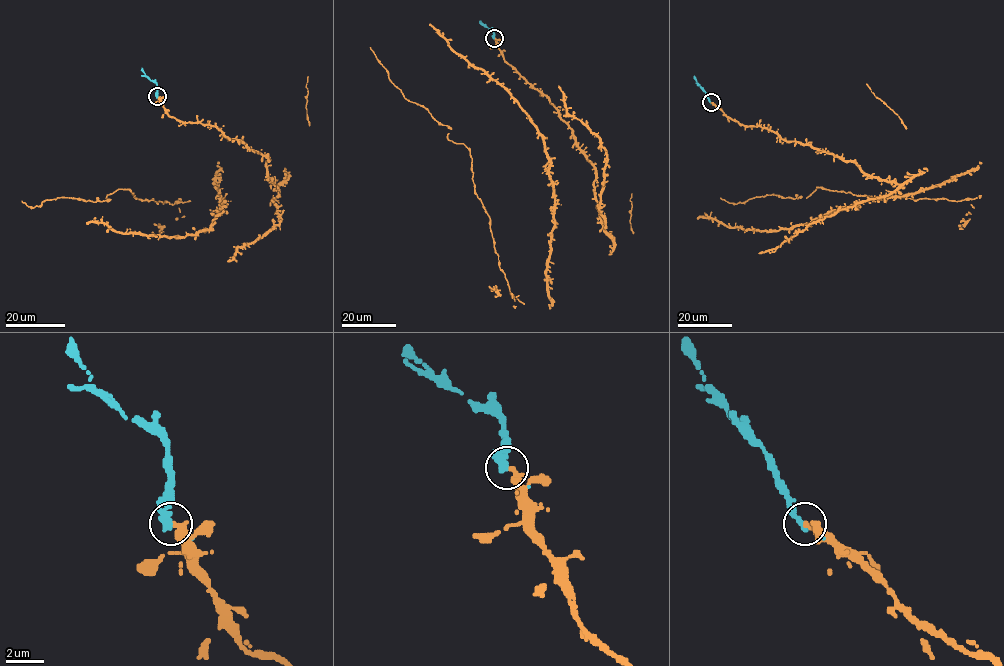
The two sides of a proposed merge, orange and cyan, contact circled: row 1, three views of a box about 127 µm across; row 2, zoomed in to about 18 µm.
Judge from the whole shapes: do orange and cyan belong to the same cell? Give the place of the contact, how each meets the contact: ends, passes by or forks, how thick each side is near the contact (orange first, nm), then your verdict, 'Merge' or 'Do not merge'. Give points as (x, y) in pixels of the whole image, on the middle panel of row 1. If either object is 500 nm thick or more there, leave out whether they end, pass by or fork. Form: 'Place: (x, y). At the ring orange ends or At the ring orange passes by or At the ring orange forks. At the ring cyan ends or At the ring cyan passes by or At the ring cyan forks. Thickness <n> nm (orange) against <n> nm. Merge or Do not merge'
Place: (494, 38). At the ring orange ends. At the ring cyan ends. Thickness 400 nm (orange) against 480 nm. Merge

